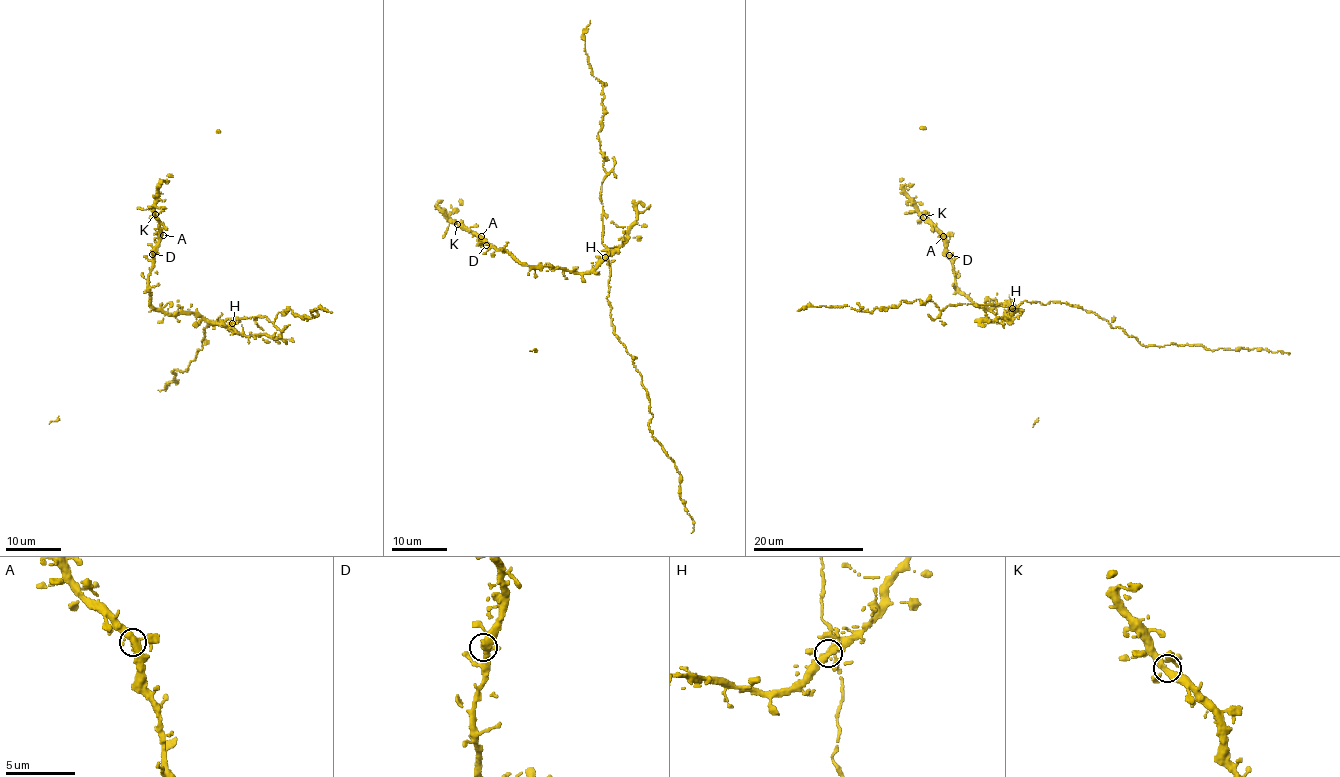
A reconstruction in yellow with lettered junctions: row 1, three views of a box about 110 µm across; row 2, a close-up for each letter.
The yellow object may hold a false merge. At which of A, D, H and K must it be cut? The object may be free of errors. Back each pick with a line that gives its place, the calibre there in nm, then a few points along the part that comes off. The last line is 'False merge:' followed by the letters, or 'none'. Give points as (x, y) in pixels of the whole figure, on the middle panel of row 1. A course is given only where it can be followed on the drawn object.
H: Place: (605, 257). Thickness 320 nm. Course of the part to remove: (604, 257), (611, 325), (642, 376), (653, 415), (648, 429), (680, 475), (681, 500), (694, 521), (691, 533)
False merge: H

